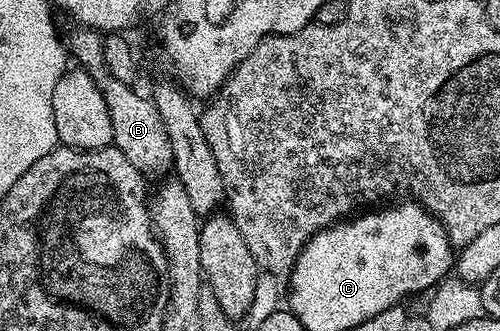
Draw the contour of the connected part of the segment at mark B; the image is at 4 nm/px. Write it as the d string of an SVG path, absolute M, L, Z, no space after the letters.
M76 28L69 38L66 46L71 57L76 58L81 67L88 71L89 76L96 82L106 100L106 106L112 120L112 145L138 168L138 172L145 176L151 174L164 174L173 169L172 149L170 140L166 136L166 128L162 124L162 116L158 116L158 108L151 97L135 94L133 87L127 82L118 80L108 71L108 64L104 60L104 39L101 31L87 28Z

